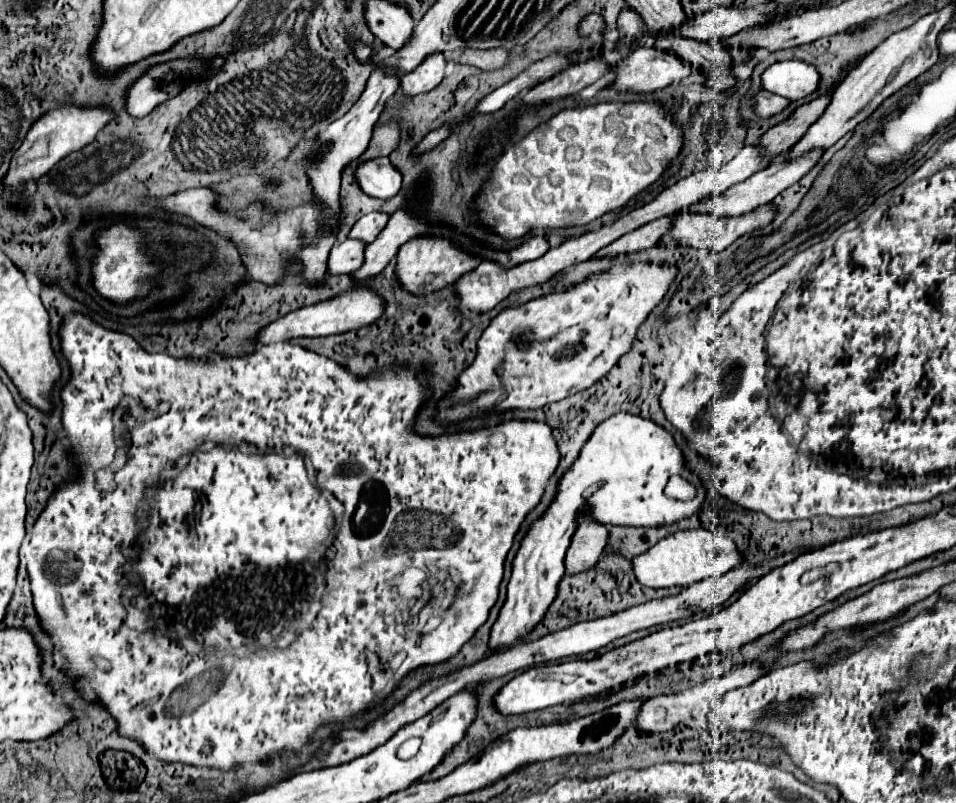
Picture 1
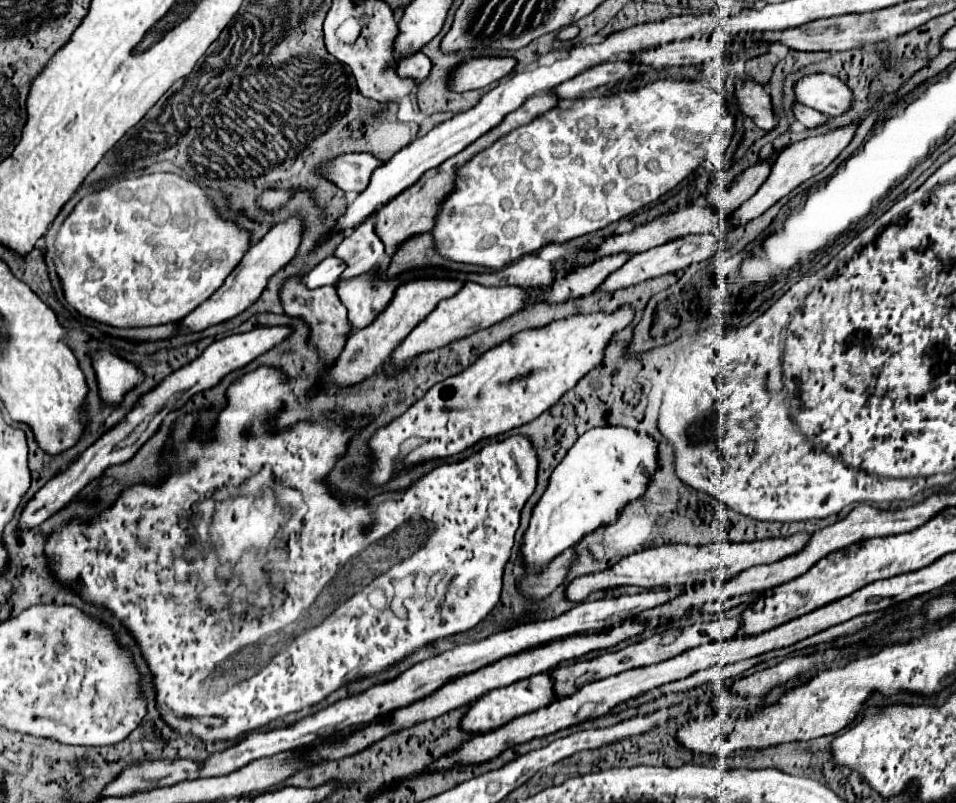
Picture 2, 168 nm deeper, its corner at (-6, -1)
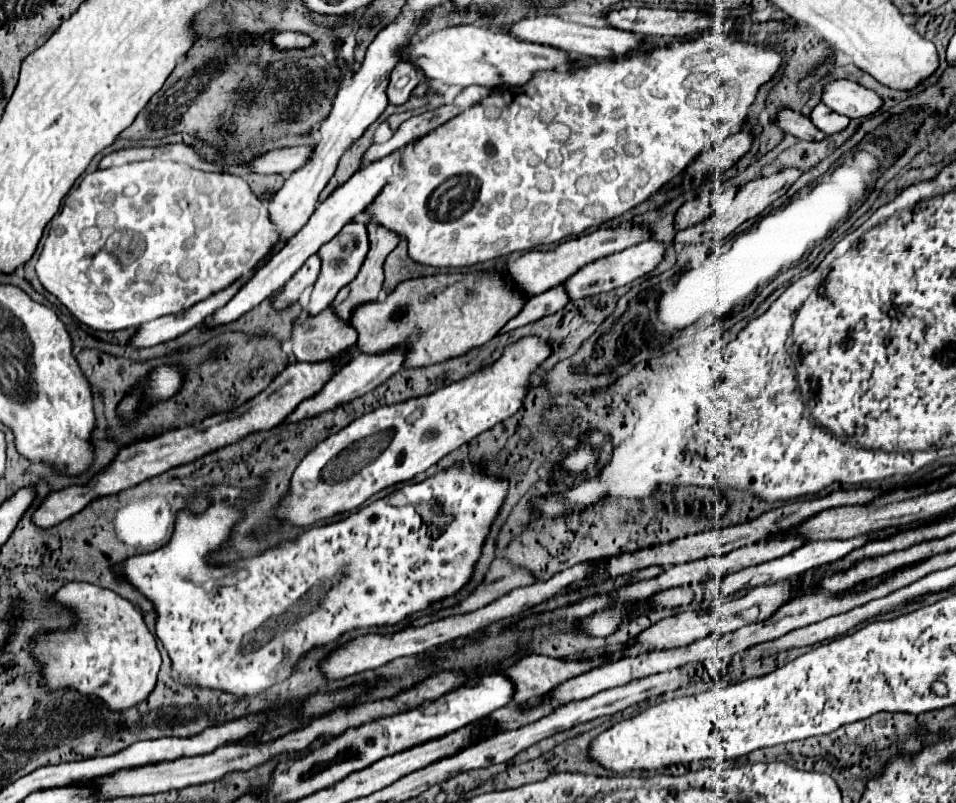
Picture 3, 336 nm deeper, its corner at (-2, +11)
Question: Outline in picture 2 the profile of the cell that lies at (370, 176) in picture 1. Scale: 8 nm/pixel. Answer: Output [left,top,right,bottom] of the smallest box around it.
[324,154,382,198]

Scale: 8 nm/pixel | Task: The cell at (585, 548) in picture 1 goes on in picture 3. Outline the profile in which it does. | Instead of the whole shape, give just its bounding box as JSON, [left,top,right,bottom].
[410,556,534,626]

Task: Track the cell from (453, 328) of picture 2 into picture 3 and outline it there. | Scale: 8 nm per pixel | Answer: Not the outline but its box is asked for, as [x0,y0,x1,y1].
[284,352,402,424]

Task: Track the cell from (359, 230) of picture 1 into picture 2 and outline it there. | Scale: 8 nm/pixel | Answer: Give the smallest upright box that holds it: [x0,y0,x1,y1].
[336,218,384,280]

